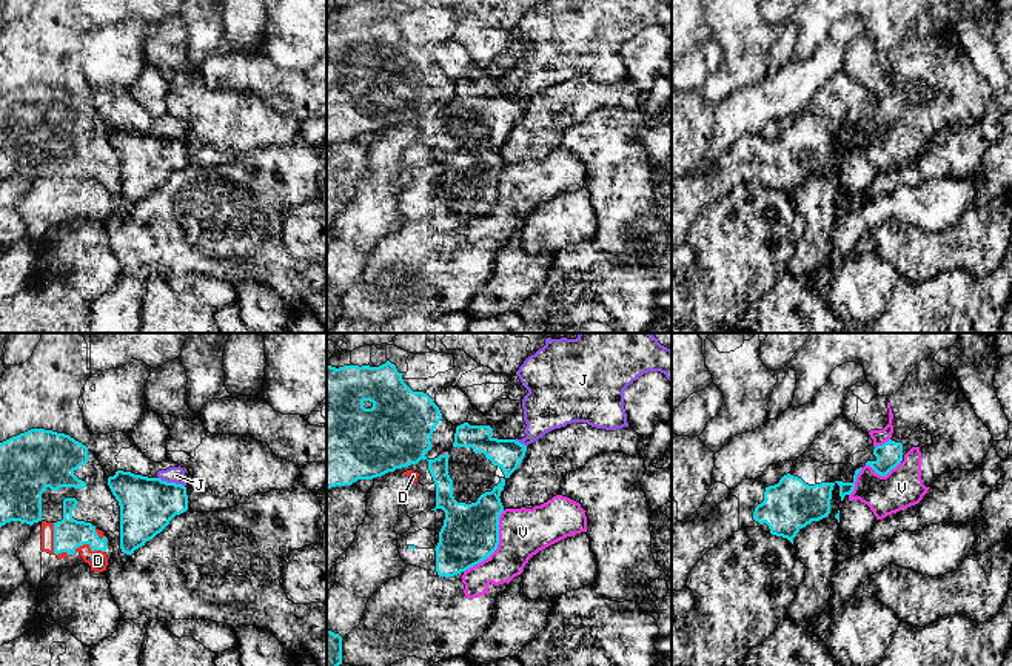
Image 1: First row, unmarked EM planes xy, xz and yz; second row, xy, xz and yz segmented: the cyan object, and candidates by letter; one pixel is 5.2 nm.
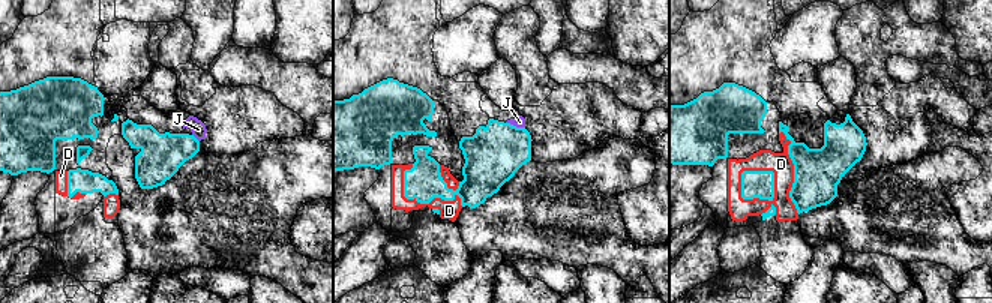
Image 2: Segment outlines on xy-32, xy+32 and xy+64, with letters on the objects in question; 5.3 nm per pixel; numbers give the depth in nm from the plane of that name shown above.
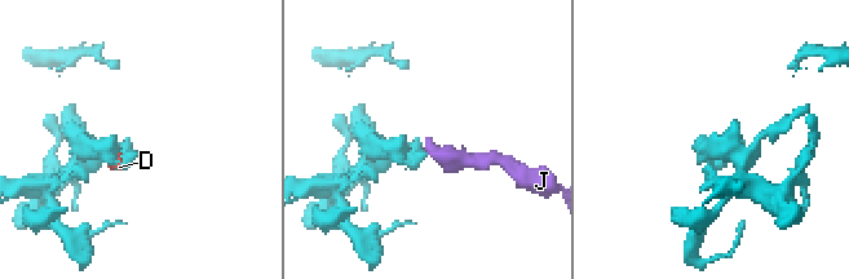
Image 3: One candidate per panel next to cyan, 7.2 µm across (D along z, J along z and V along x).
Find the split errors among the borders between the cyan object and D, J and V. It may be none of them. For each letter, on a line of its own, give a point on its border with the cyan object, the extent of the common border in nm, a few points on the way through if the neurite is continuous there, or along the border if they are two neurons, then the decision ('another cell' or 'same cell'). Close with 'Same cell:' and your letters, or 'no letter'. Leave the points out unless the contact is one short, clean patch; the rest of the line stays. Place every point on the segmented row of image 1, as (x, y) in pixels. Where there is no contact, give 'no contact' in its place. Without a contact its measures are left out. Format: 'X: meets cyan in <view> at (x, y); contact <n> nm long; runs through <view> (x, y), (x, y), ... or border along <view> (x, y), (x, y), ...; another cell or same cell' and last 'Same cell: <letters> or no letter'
D: meets cyan in xy at (87, 543); contact 170 nm long; another cell
J: meets cyan in xy at (171, 483); contact 140 nm long; border along xy (159, 477), (184, 486); another cell
V: meets cyan in xz at (496, 546); contact 380 nm long; another cell
Same cell: no letter

